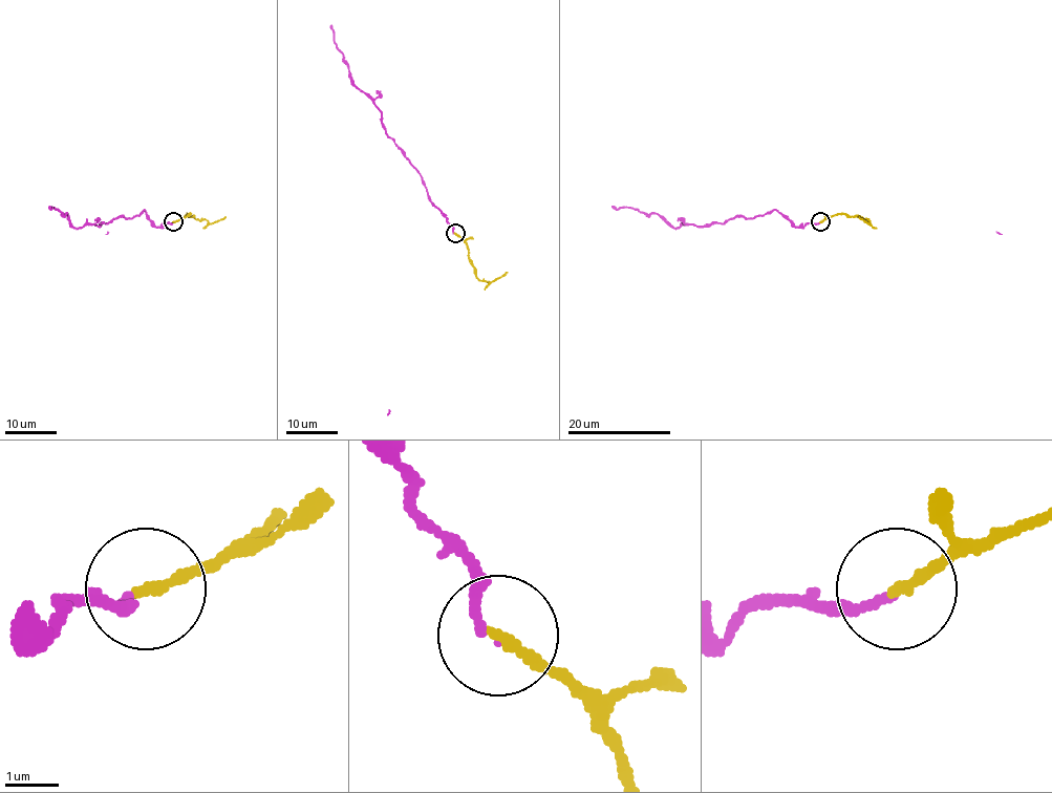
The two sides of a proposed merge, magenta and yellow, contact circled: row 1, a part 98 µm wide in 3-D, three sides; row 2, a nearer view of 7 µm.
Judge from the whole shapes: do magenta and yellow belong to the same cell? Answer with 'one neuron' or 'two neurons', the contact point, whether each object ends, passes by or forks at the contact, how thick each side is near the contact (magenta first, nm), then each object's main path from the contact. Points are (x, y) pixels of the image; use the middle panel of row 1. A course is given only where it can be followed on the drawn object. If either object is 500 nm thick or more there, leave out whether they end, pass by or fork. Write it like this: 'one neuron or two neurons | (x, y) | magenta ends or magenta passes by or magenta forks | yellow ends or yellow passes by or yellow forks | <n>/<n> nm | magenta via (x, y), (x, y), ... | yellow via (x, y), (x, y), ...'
one neuron | (455, 233) | magenta ends | yellow ends | 140/220 nm | magenta via (454, 234), (453, 227), (430, 200), (421, 175), (386, 135), (381, 110), (352, 81), (334, 40), (331, 24) | yellow via (454, 233), (468, 249), (468, 257), (479, 279), (492, 282), (508, 272)

